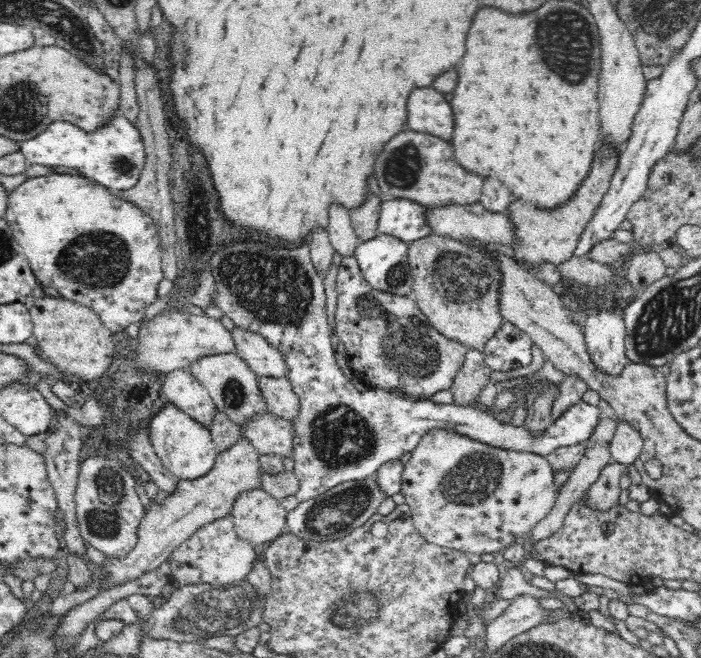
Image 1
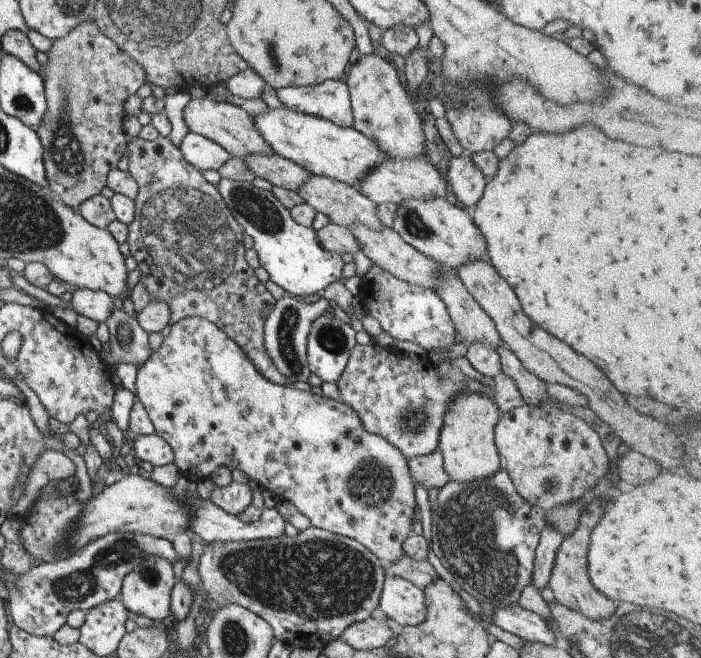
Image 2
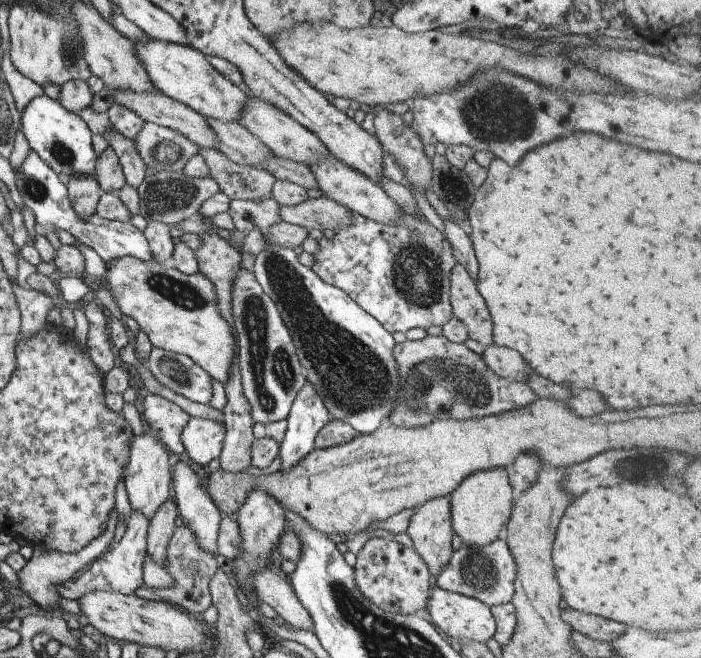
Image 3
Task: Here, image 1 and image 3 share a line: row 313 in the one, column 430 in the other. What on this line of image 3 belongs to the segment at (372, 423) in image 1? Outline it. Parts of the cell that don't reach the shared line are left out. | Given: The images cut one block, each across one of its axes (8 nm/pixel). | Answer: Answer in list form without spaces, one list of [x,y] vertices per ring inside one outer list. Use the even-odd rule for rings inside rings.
[[[405,208],[400,211],[400,223],[383,225],[351,213],[350,224],[337,229],[333,238],[322,237],[318,242],[315,263],[310,270],[326,284],[345,292],[358,306],[371,314],[387,333],[405,333],[411,328],[427,329],[443,326],[452,317],[449,303],[450,271],[456,261],[450,245],[441,234],[419,214],[411,214]]]

